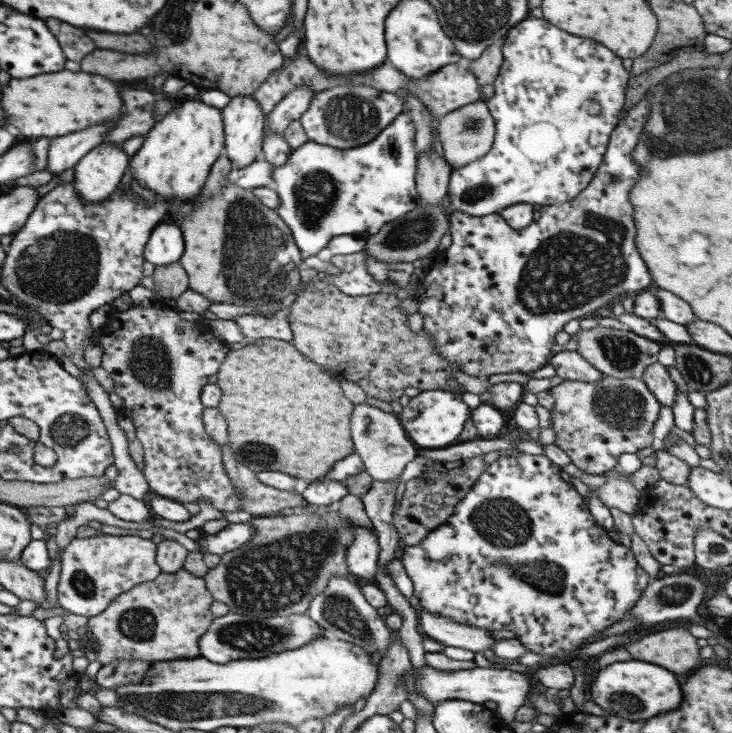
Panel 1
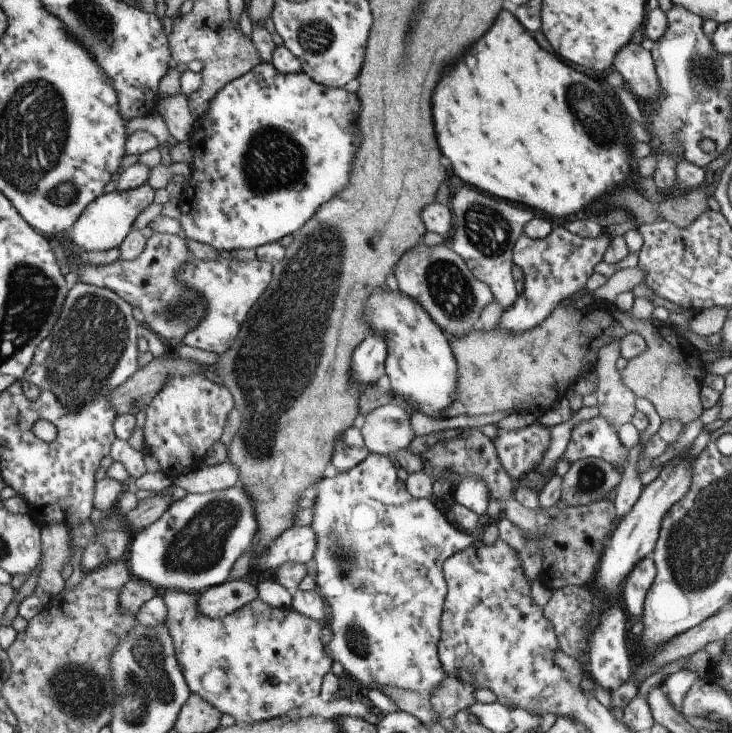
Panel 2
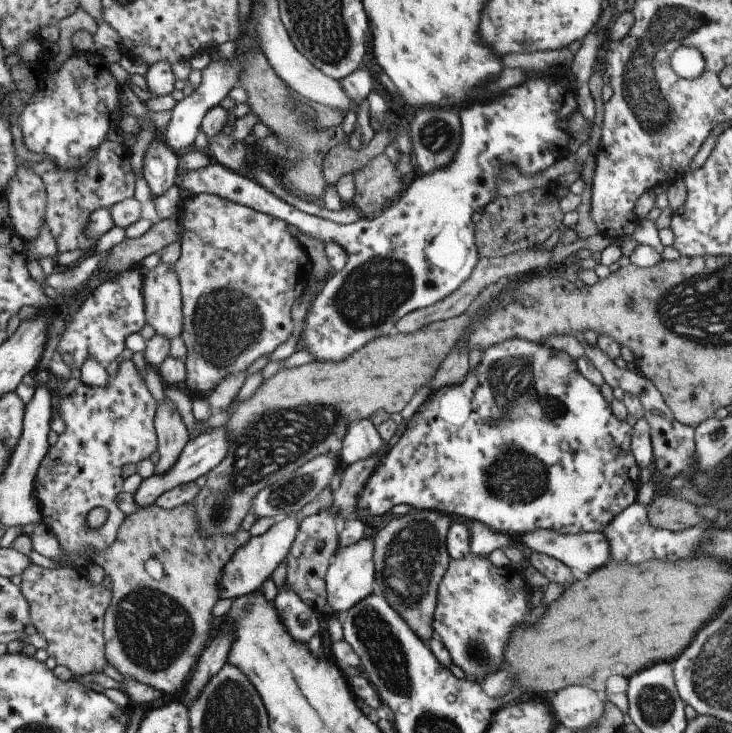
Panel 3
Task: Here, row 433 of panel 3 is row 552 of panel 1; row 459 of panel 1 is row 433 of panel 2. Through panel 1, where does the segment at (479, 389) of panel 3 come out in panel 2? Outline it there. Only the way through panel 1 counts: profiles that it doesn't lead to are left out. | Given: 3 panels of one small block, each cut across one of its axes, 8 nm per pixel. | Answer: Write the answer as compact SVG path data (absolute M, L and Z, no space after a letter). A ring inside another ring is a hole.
M533 422L519 431L497 429L496 438L491 442L499 463L517 484L539 463L548 444L548 428L542 428Z

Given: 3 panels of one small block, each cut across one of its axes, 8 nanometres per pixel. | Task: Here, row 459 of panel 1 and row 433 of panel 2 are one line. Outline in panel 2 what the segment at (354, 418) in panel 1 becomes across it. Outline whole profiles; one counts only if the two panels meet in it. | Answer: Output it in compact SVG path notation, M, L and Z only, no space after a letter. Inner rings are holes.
M399 404L382 405L358 419L360 436L368 453L389 455L397 453L414 438L410 416Z

